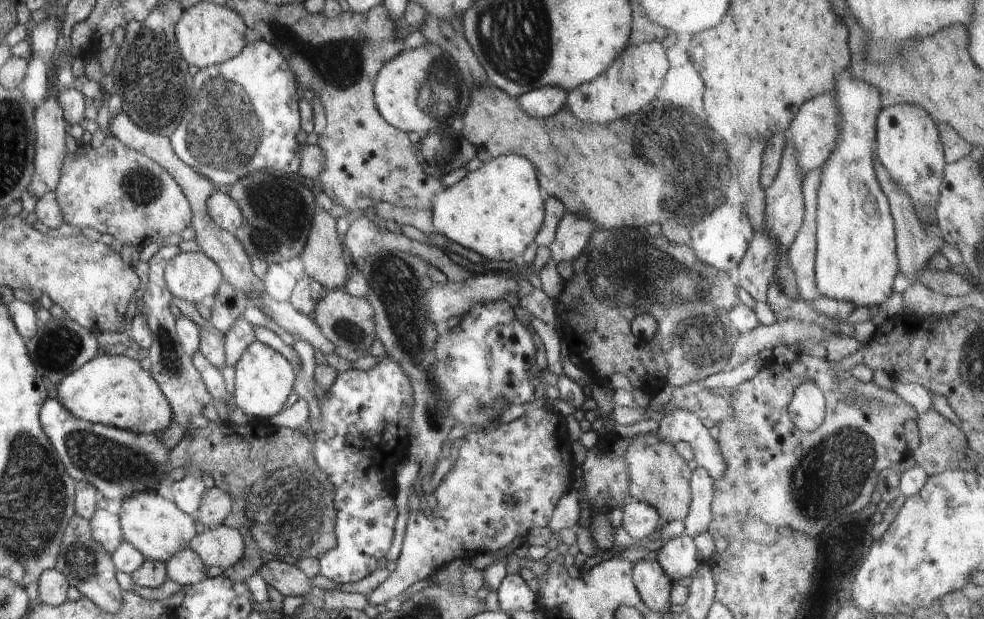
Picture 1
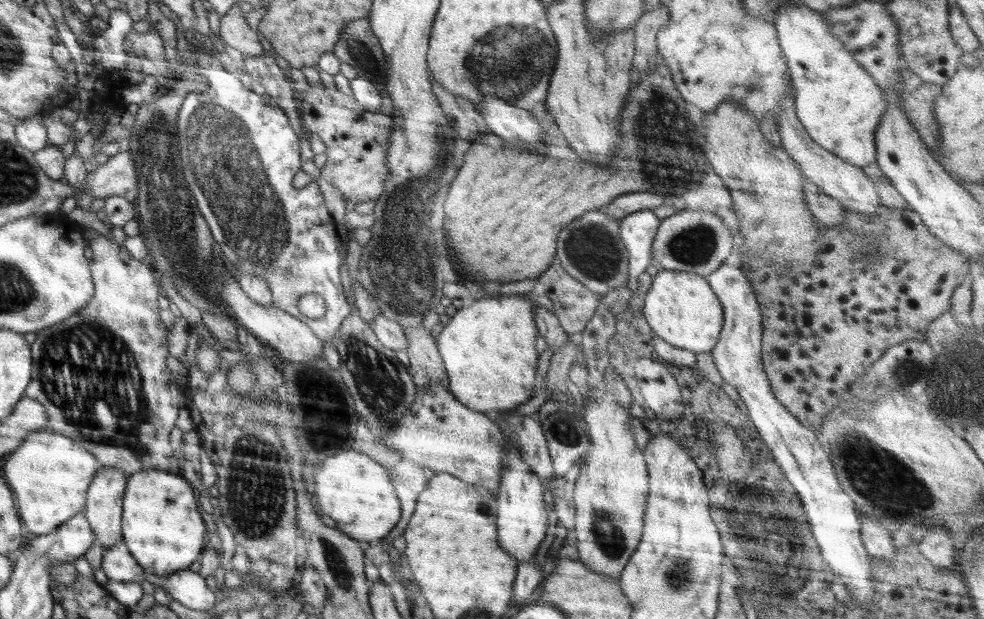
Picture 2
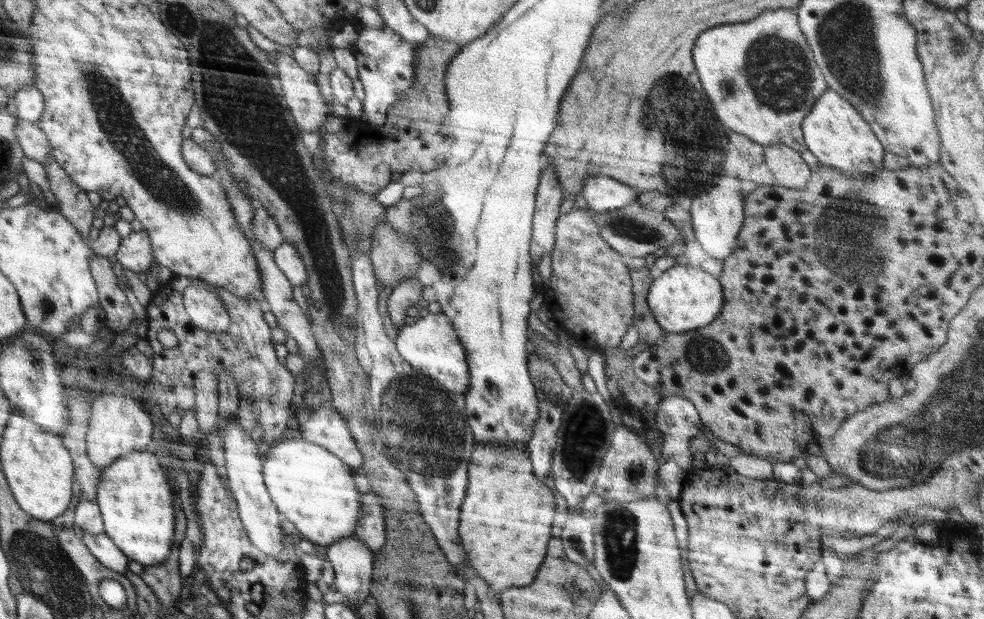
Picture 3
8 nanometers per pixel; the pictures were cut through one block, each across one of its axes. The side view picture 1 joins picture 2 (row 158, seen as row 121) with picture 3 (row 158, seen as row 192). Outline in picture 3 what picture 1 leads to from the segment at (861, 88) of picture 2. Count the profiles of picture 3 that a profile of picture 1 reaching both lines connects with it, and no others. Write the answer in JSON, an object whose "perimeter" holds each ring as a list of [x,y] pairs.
{"perimeter":[[[830,88],[816,101],[812,111],[802,121],[801,129],[806,149],[818,157],[823,166],[837,168],[845,175],[866,177],[885,169],[883,156],[886,151],[870,125],[856,108]]]}

